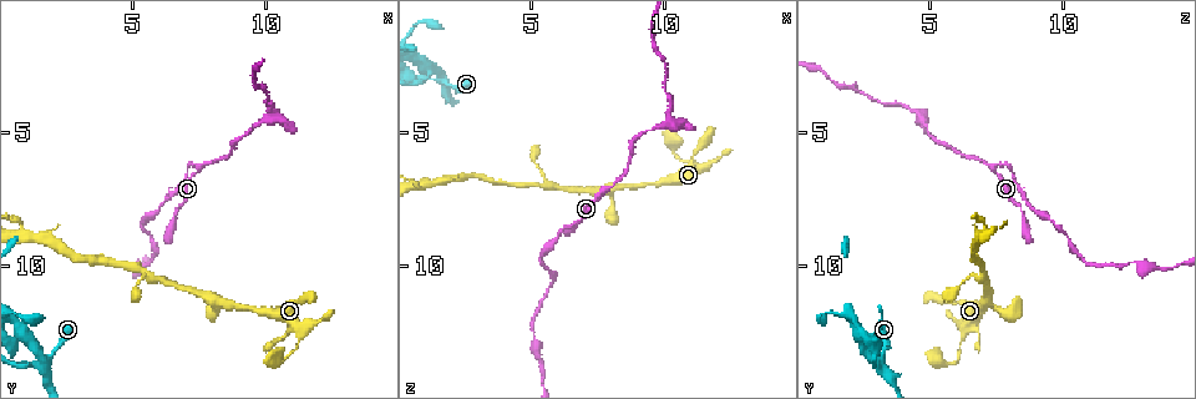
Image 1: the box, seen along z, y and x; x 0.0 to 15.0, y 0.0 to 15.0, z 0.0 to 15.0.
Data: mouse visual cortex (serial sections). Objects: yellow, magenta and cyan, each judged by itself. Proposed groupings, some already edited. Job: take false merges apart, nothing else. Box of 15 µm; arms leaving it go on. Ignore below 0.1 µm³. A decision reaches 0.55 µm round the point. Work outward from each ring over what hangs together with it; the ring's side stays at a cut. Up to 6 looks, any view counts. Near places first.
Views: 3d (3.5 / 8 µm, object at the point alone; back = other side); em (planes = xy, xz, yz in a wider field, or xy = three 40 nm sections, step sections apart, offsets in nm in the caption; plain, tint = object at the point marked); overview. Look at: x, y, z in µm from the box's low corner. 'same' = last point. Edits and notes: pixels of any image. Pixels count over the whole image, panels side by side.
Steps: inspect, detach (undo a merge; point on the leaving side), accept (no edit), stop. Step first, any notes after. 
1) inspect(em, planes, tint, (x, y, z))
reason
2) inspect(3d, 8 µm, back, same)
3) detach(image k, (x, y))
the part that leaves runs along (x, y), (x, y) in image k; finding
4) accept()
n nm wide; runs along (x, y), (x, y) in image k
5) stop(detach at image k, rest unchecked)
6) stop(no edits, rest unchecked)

inspect(3d, 3.5 µm, (7.5, 6.3, 7.4))
three-way junction

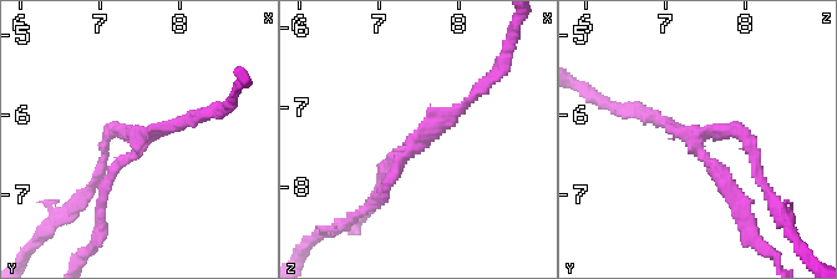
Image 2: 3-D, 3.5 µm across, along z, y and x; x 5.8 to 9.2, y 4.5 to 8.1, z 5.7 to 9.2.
inspect(em, xy, step 3, tint, (7.55, 6.35, 7.40))
3 arms; arms of 150, 150, 150 nm; need the tissue

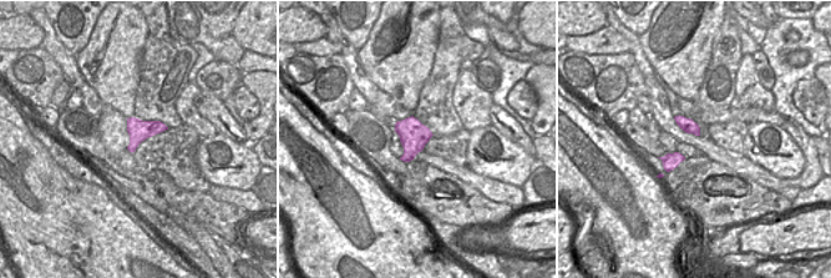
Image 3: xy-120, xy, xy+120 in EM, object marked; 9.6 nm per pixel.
accept()
runs along (381, 172), (483, 86) in image 2; one cell here

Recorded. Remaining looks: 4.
inspect(em, xy, step 5, tint, (10.2, 4.3, 4.7))
branch point

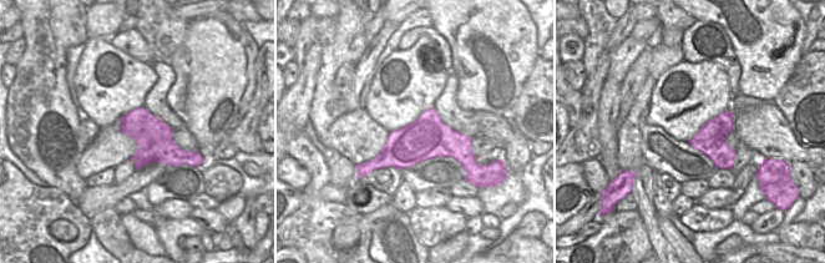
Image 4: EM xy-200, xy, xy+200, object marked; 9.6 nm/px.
inspect(3d, 3.5 µm, back, same)

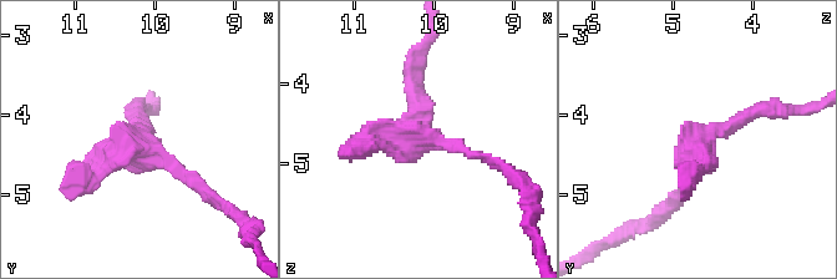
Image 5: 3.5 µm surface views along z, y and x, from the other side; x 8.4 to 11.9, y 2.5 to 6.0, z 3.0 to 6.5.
accept()
one cell here

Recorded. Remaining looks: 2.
stop(no edits, rest unchecked)

